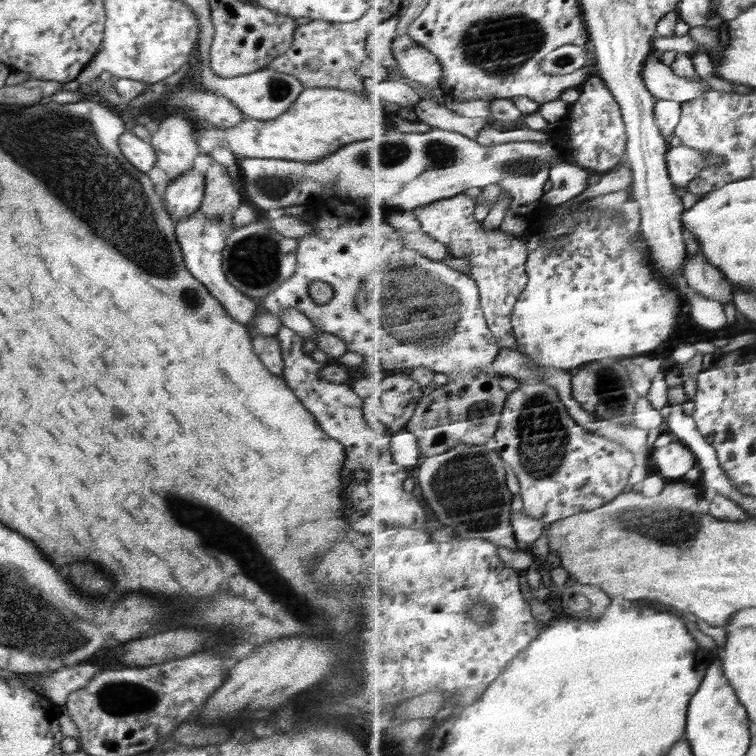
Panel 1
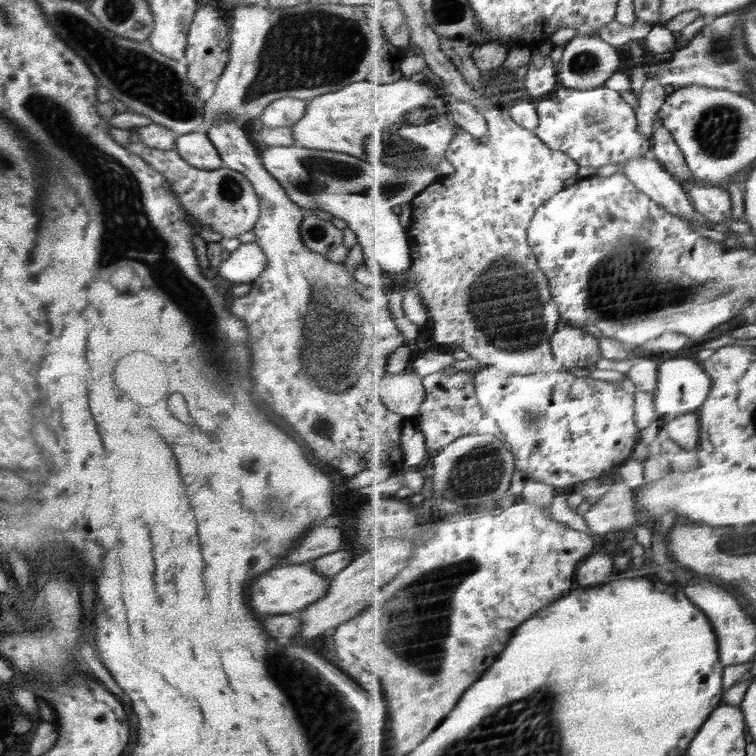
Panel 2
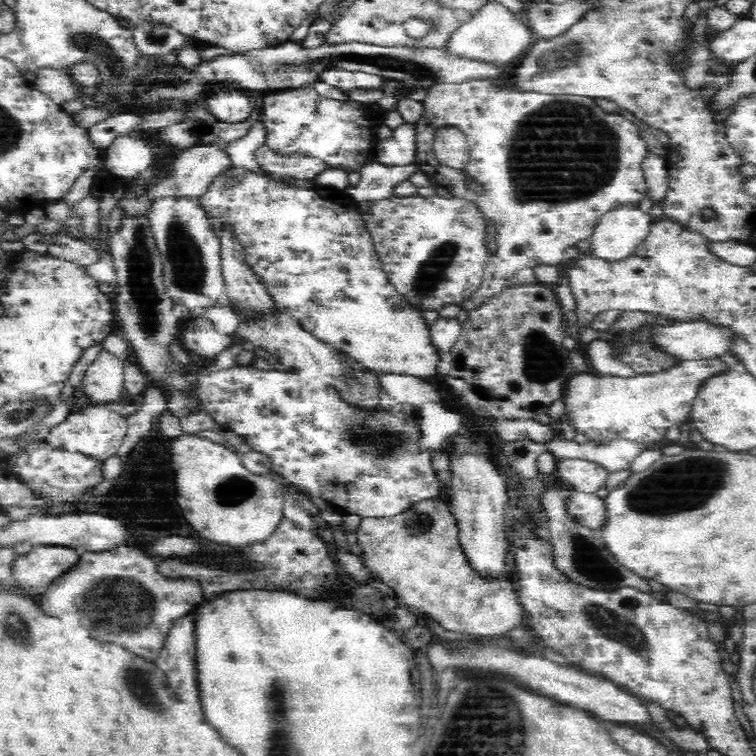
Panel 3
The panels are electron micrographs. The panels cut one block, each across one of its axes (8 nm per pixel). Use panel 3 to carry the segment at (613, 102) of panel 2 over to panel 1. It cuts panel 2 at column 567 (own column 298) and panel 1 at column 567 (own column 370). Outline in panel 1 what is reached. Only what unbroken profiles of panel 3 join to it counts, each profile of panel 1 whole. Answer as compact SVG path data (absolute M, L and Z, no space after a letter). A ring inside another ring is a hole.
M599 73L585 82L580 93L580 98L572 104L567 120L562 121L563 132L556 134L554 140L558 142L560 150L563 150L565 160L586 167L592 172L607 174L627 154L629 140L623 110L612 89Z

